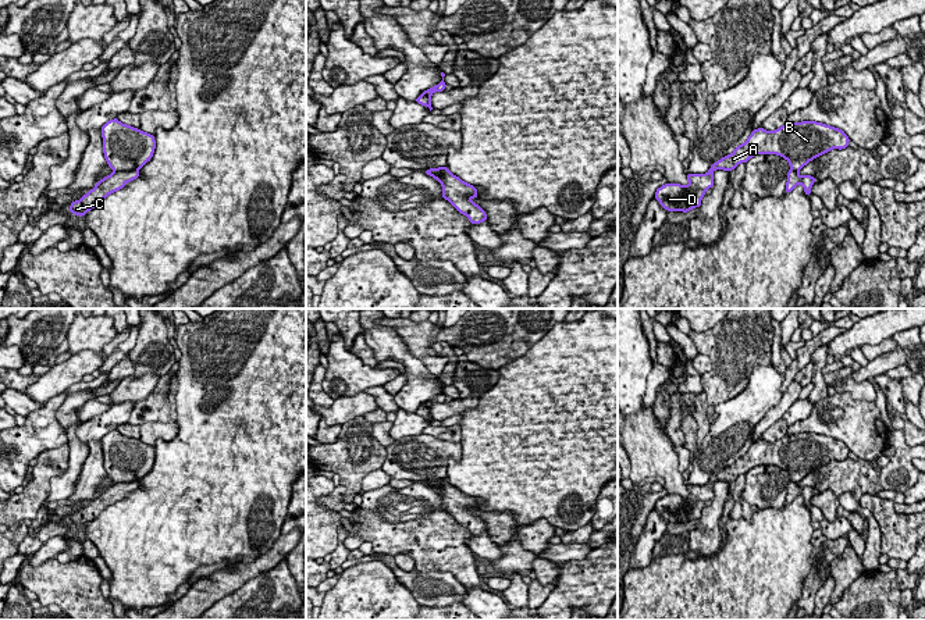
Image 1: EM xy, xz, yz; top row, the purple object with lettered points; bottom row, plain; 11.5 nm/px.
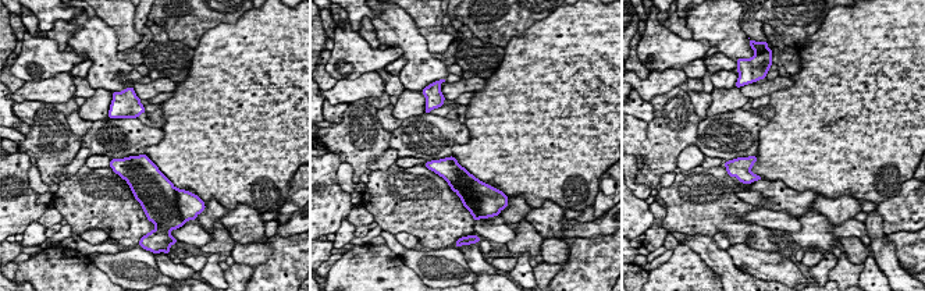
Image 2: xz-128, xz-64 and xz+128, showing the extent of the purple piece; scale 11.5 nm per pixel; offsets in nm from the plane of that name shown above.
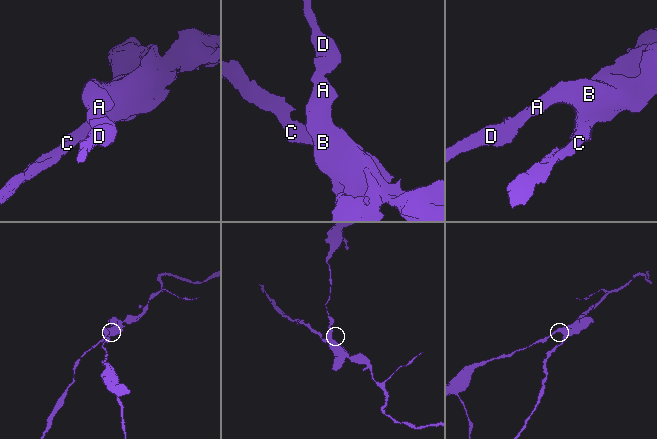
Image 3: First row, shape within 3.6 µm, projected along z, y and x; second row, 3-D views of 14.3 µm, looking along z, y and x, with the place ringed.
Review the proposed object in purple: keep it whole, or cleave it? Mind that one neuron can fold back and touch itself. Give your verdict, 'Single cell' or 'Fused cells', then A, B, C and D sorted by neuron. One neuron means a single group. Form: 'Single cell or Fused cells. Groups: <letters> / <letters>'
Fused cells. Groups: A B D / C

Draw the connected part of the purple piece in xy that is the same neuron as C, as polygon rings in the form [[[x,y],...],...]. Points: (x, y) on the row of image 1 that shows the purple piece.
[[[114,171],[106,178],[100,179],[96,186],[83,195],[82,199],[72,202],[70,206],[70,211],[75,215],[85,215],[89,210],[95,209],[104,197],[115,190],[124,188],[124,185],[129,181],[139,178],[139,171]]]

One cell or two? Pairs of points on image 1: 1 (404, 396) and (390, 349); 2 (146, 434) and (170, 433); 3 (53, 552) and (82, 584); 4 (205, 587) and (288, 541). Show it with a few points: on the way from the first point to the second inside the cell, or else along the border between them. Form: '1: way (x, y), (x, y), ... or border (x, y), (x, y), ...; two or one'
1: way (412, 384), (412, 366), (402, 356); one
2: way (152, 433), (164, 433); one
3: border (54, 558), (36, 566), (28, 565); two
4: way (226, 581), (235, 580), (245, 572), (267, 562); one

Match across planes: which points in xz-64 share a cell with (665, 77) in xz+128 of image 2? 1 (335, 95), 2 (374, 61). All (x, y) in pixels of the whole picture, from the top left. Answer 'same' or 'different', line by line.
1: same
2: different

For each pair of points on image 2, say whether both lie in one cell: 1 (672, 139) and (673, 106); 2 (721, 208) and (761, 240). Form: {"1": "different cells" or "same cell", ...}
{"1": "same cell", "2": "same cell"}

